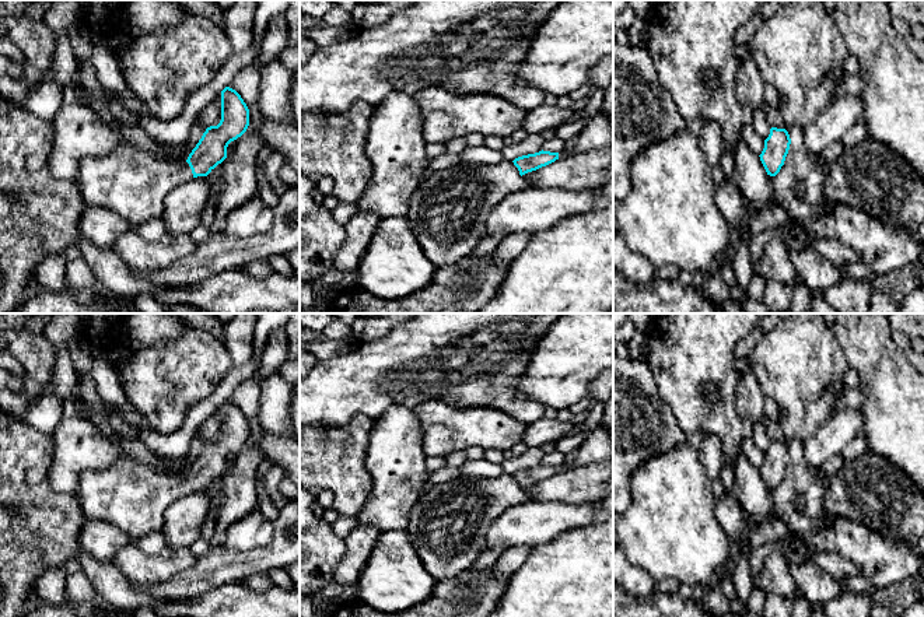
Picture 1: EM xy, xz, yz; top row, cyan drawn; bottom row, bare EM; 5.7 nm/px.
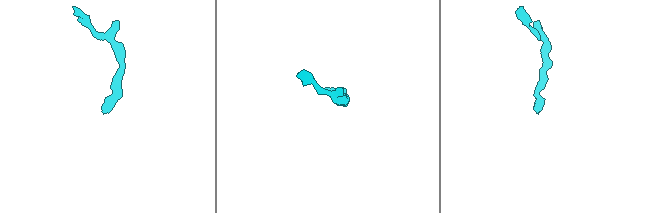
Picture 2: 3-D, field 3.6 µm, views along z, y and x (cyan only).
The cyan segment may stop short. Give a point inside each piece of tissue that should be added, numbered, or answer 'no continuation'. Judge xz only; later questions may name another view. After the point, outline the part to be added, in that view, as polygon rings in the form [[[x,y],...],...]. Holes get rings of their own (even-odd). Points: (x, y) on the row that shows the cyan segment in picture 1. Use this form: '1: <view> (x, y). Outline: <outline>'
no continuation

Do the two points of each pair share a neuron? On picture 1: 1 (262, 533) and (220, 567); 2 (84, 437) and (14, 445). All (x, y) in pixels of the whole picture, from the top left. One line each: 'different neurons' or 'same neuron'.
1: different neurons
2: different neurons

